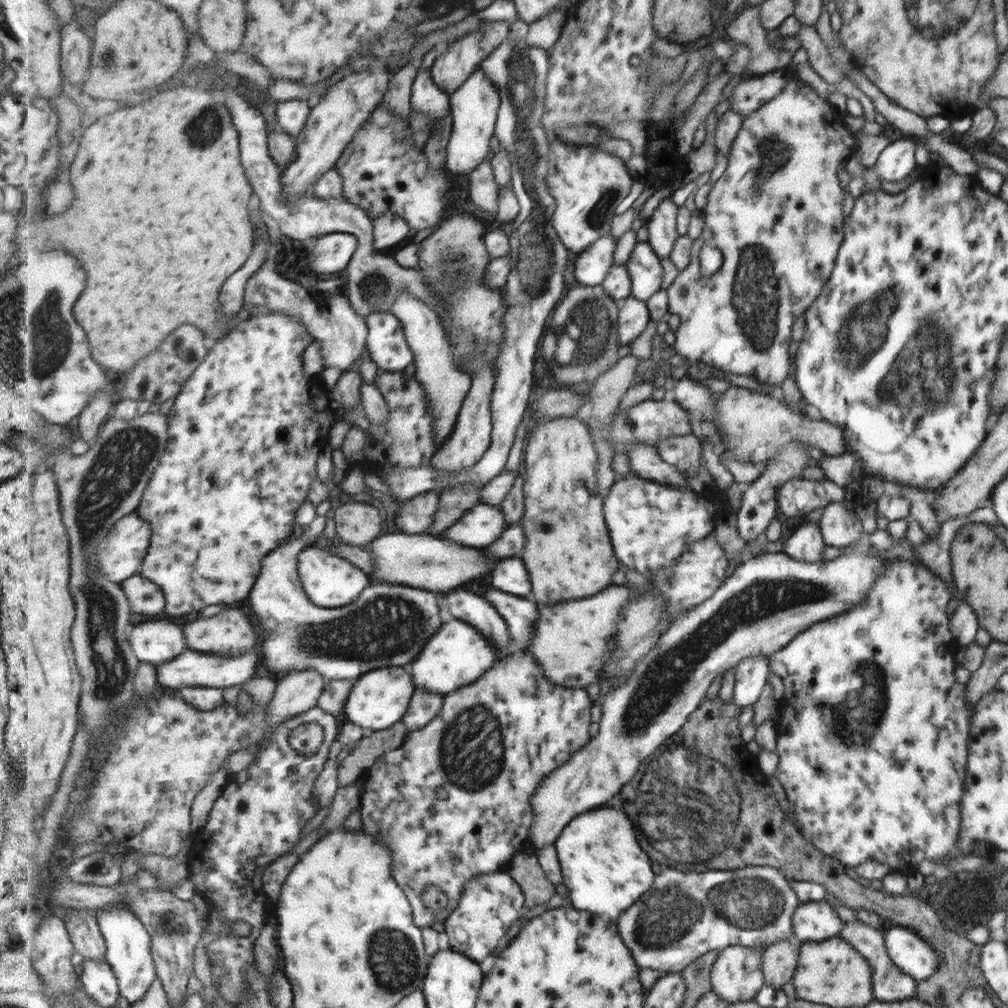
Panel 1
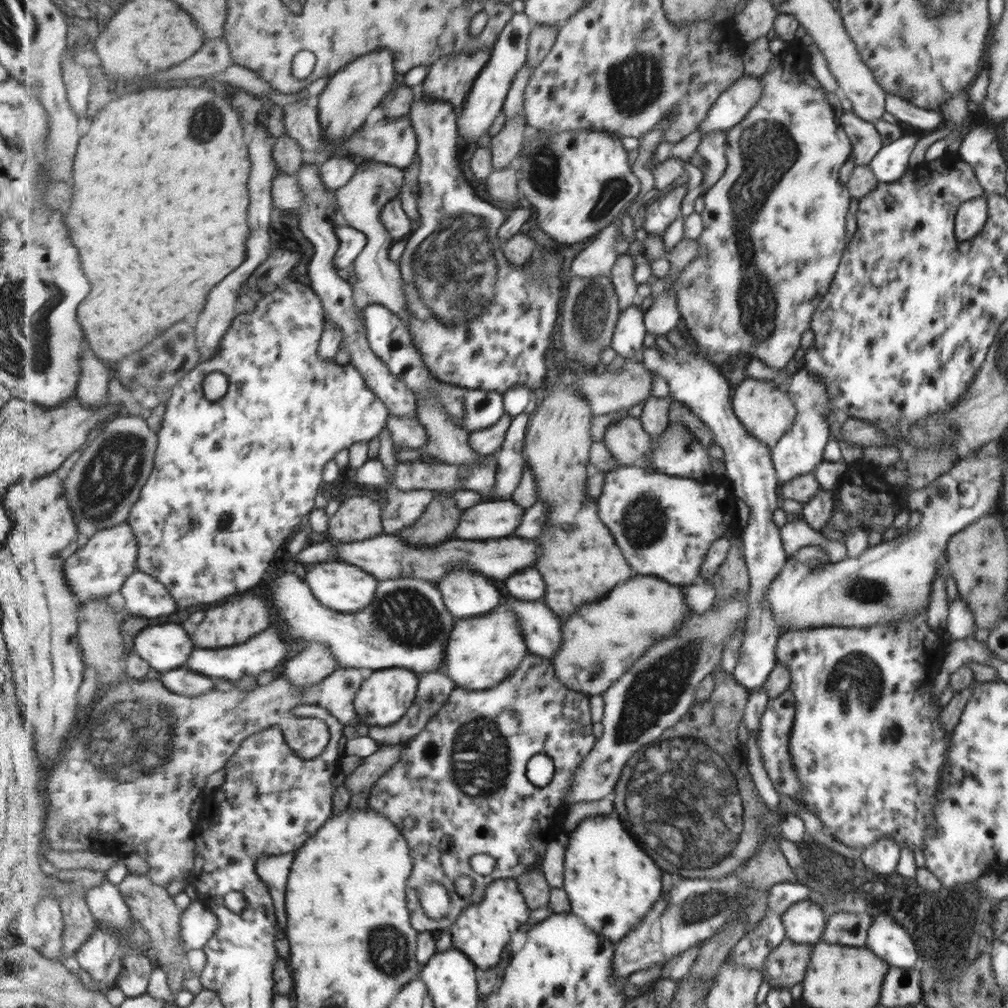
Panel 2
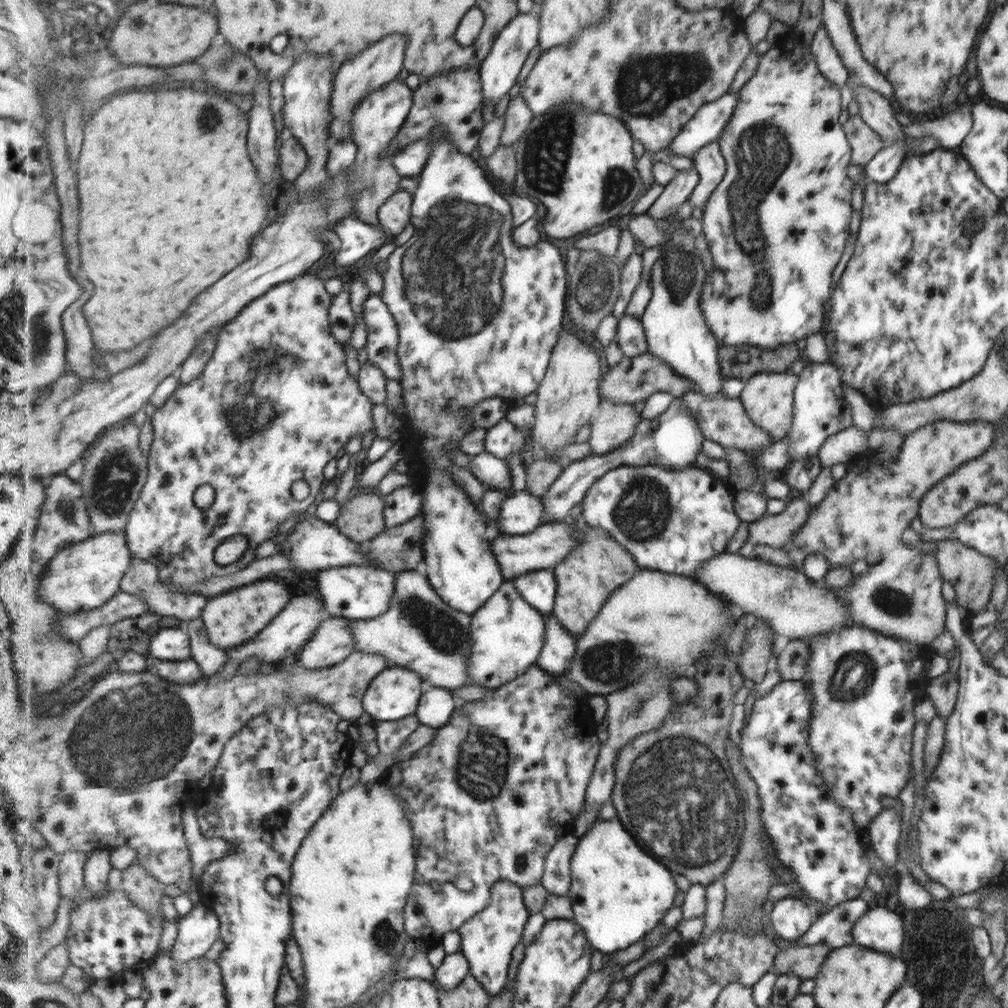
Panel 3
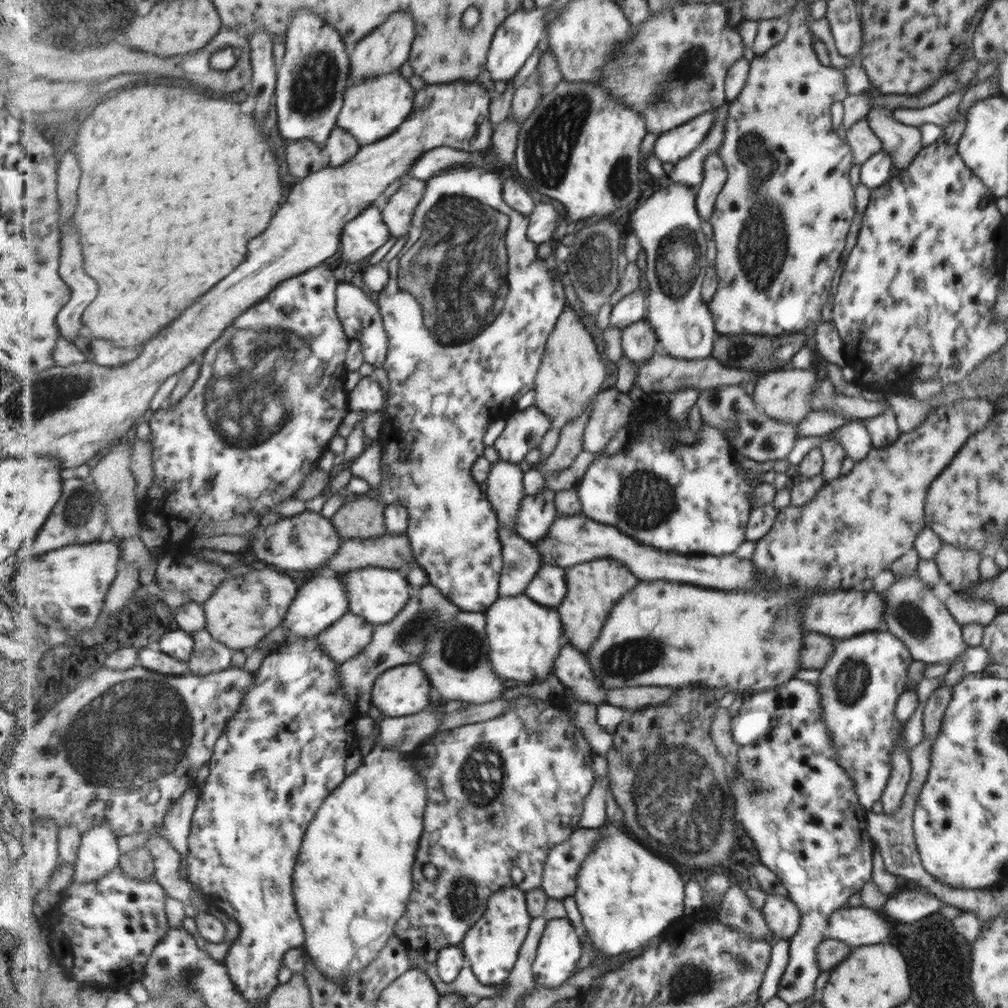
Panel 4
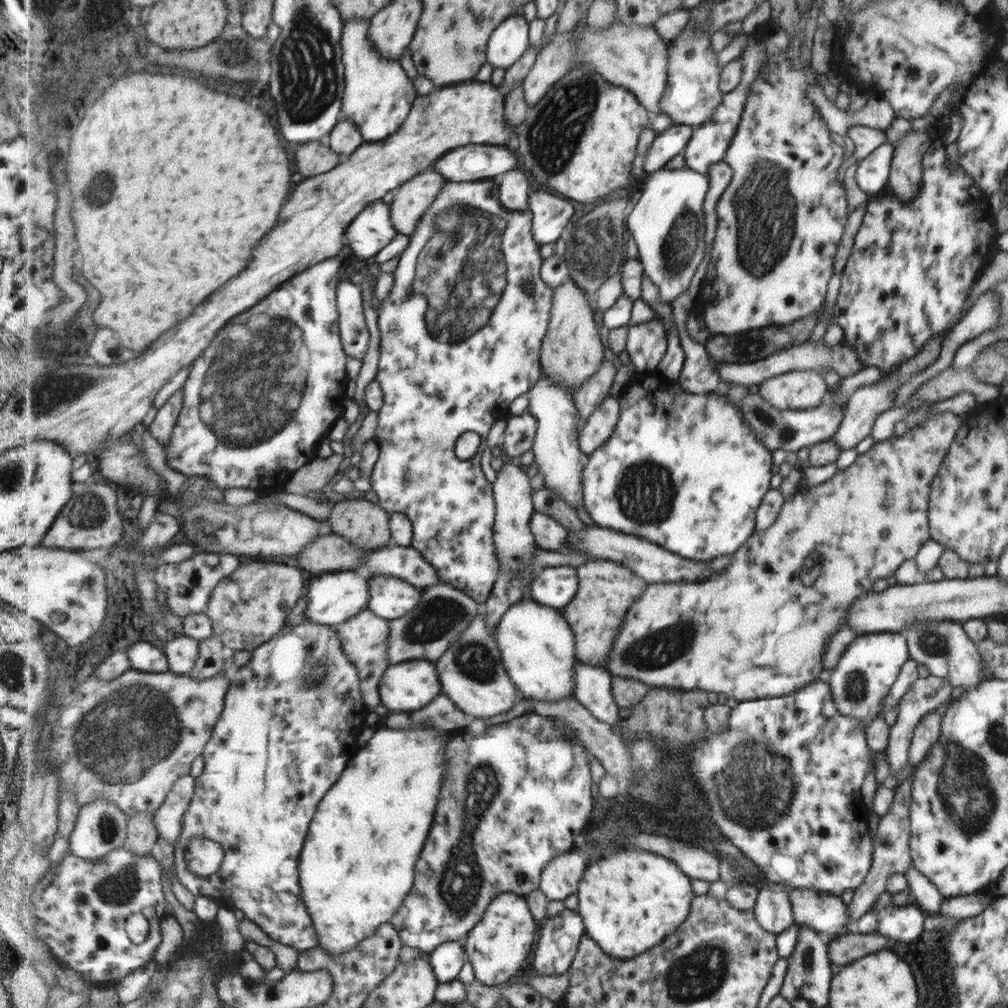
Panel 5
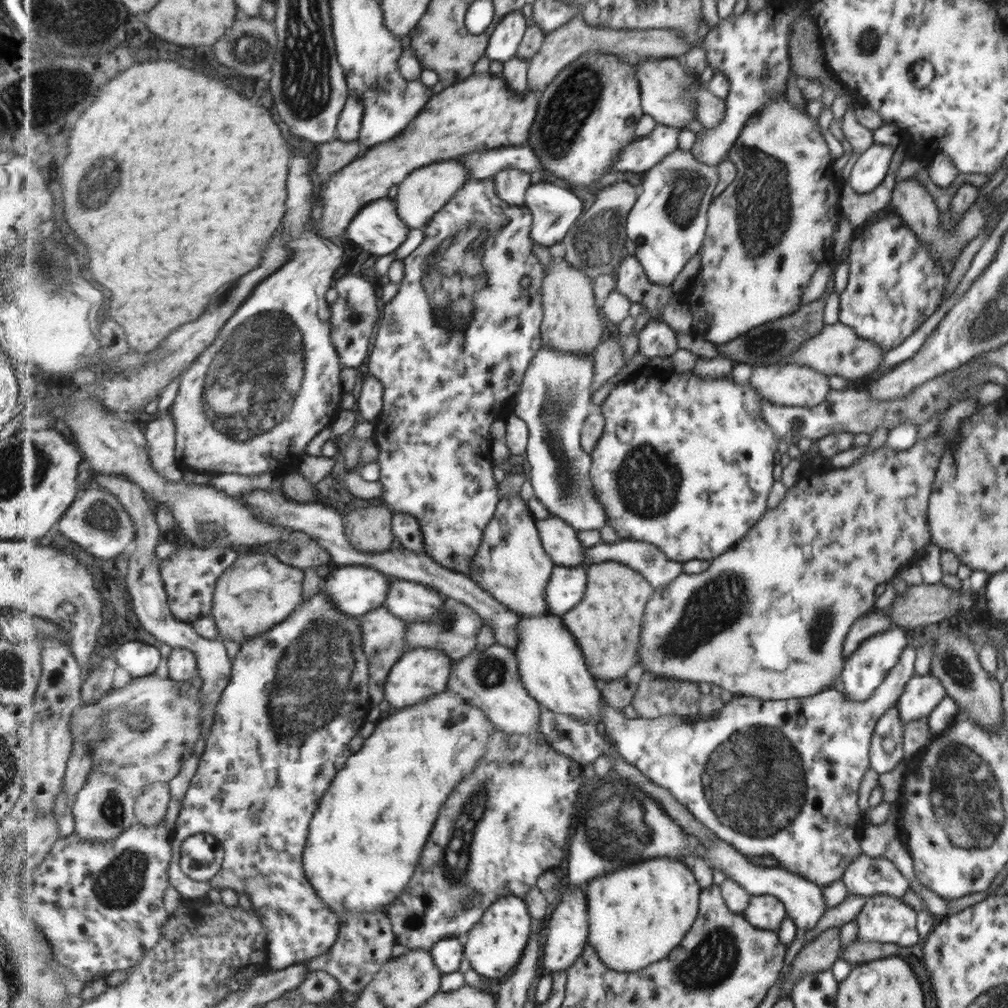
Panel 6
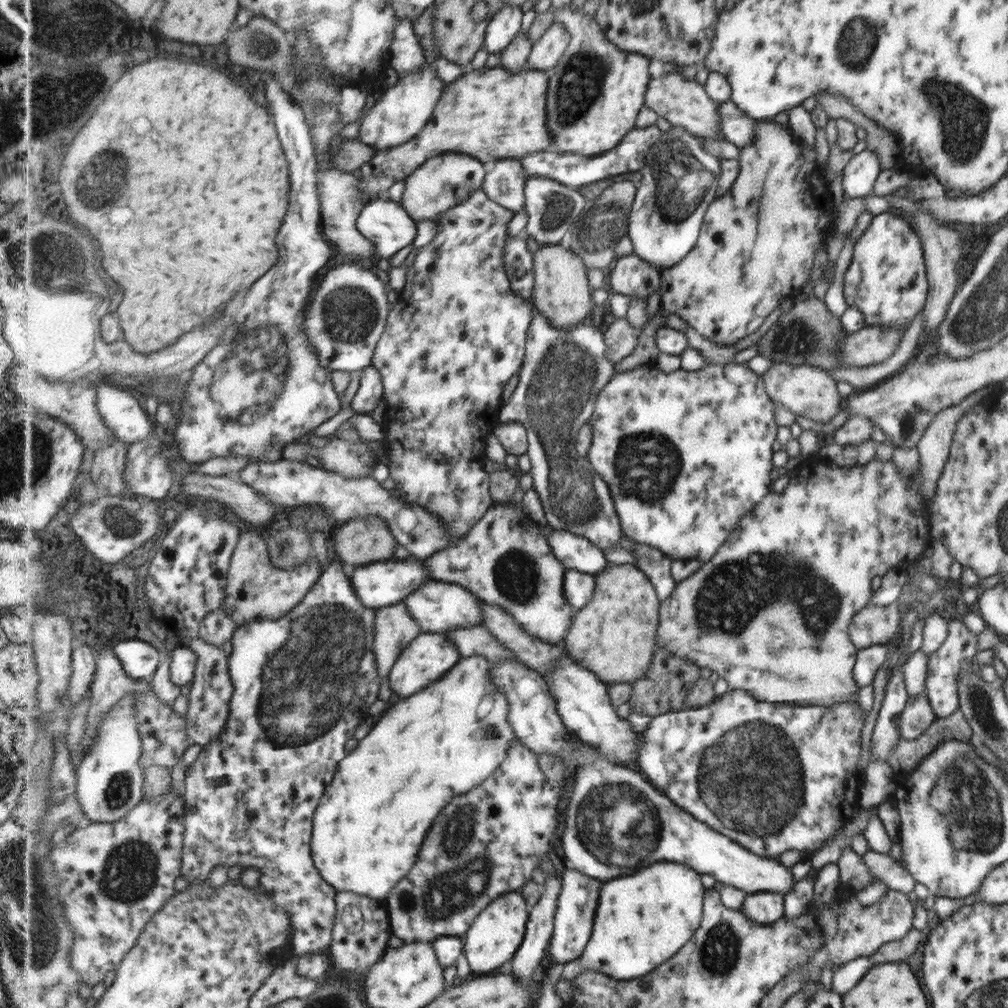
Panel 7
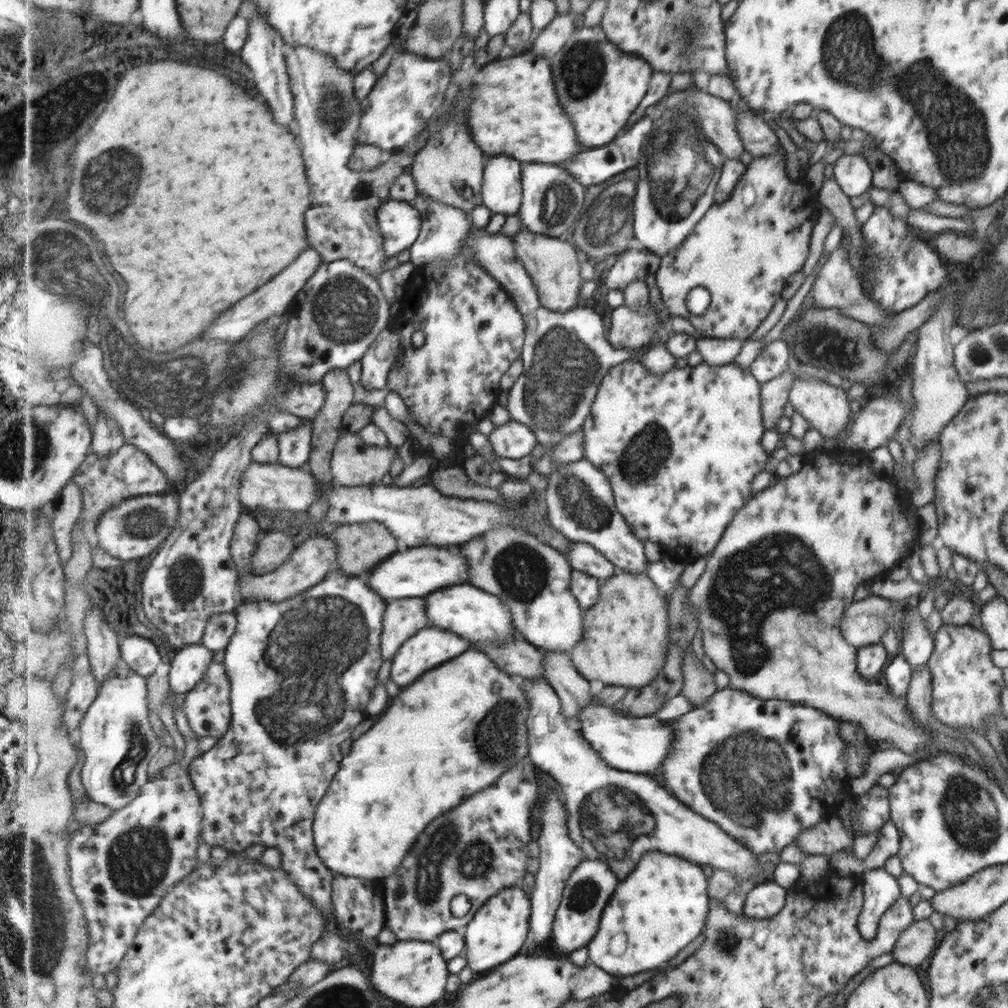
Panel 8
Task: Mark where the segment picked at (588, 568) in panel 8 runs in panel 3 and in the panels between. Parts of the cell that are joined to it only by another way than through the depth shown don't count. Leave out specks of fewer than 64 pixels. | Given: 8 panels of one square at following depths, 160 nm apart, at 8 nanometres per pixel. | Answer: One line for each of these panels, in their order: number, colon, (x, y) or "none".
3: (523, 513)
4: (538, 514)
5: (550, 534)
6: (561, 540)
7: (576, 552)

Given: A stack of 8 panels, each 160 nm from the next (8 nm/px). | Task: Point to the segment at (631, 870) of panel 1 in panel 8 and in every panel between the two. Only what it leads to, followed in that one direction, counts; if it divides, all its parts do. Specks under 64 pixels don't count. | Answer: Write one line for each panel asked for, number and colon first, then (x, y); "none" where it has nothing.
2: (612, 884)
3: (619, 893)
4: (627, 896)
5: (631, 902)
6: (638, 916)
7: (643, 920)
8: (656, 912)

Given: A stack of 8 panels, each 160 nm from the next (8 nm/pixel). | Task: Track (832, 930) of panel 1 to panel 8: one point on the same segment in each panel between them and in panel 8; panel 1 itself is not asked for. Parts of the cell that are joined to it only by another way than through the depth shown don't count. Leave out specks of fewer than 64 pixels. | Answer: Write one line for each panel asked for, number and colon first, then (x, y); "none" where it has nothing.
2: (803, 921)
3: (790, 918)
4: (780, 915)
5: (773, 912)
6: (766, 912)
7: (763, 908)
8: (764, 900)

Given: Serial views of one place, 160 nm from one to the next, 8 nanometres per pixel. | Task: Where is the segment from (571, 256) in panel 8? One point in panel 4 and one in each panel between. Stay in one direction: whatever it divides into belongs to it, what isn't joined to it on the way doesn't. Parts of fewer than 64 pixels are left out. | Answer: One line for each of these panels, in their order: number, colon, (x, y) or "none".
4: (572, 372)
5: (572, 351)
6: (572, 322)
7: (562, 293)

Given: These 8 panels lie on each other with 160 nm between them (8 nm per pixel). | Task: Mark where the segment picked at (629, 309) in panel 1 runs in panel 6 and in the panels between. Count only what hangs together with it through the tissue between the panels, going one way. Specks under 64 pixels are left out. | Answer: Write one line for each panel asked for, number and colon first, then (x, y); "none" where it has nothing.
2: (630, 333)
3: (631, 336)
4: (640, 341)
5: (647, 344)
6: (657, 339)

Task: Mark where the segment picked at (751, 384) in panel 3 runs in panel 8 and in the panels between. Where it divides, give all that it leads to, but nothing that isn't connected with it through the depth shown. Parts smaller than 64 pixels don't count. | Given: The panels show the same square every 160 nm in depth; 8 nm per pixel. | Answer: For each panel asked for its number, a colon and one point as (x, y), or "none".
4: (785, 395)
5: (799, 389)
6: (788, 384)
7: (805, 390)
8: (825, 408)

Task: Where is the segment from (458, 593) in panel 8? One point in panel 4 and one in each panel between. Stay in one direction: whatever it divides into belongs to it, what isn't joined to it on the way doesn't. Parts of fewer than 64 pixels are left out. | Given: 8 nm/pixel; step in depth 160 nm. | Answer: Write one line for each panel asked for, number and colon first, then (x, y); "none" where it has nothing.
4: (378, 594)
5: (392, 598)
6: (412, 601)
7: (440, 607)

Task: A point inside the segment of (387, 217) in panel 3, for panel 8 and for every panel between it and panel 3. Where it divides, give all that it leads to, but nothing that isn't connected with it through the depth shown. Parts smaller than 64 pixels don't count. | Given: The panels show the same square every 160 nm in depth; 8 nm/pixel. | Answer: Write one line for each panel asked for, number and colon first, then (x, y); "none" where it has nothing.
4: (399, 212)
5: (415, 198)
6: (427, 190)
7: (447, 180)
8: (450, 168)

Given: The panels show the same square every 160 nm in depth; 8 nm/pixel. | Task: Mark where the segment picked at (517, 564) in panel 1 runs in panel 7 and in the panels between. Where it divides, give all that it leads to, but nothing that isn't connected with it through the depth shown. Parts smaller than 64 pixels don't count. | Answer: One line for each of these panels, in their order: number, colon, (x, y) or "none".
2: (528, 585)
3: (539, 588)
4: (550, 587)
5: (557, 587)
6: (569, 586)
7: (580, 588)

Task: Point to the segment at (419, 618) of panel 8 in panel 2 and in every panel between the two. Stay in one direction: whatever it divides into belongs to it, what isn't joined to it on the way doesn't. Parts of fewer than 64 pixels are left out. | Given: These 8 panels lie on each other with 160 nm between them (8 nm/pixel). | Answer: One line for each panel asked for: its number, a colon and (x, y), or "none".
2: (314, 663)
3: (335, 640)
4: (349, 636)
5: (366, 637)
6: (385, 634)
7: (396, 627)

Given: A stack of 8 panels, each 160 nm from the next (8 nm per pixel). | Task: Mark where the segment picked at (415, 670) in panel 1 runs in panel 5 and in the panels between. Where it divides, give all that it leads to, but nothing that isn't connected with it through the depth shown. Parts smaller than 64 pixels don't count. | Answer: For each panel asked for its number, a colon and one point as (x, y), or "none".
2: (483, 651)
3: (508, 634)
4: (526, 638)
5: (538, 644)

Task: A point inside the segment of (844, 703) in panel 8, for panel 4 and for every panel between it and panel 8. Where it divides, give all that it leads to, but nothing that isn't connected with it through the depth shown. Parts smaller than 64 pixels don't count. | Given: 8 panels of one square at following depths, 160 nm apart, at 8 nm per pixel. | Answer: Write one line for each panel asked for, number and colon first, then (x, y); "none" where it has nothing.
4: (671, 634)
5: (757, 628)
6: (811, 563)
7: (757, 614)

